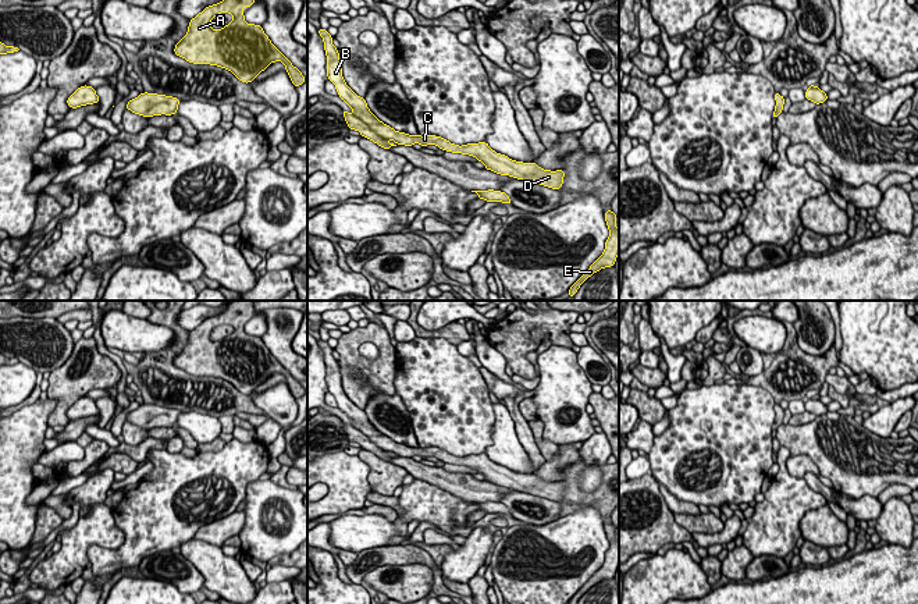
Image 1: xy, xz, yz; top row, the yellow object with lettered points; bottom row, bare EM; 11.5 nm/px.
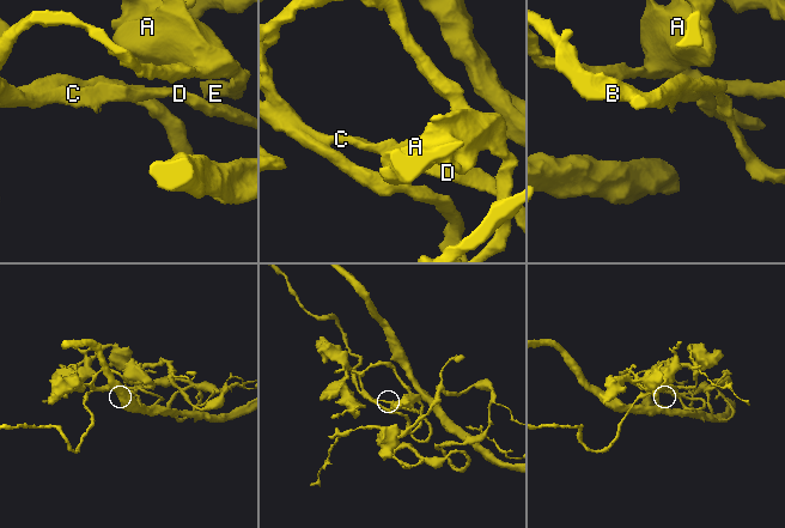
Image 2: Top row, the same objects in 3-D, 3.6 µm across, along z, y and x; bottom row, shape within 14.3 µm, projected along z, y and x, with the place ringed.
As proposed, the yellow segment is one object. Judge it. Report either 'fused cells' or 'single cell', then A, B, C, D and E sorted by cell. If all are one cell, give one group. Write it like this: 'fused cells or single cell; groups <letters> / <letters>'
single cell; groups A B C D E

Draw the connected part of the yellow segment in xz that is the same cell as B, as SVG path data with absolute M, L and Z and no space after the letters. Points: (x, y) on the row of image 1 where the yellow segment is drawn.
M323 28L319 29L319 35L324 42L328 81L335 85L338 96L353 110L352 114L342 110L342 116L345 117L349 129L359 131L363 138L373 141L387 150L396 145L413 146L414 143L419 143L424 148L427 145L435 145L445 152L473 156L485 166L485 170L491 170L497 174L540 184L556 191L562 188L563 177L566 174L563 170L551 171L538 167L534 161L523 163L512 160L508 156L492 150L485 141L459 146L441 136L409 135L395 131L384 124L370 111L366 100L357 96L346 85L342 77L338 49L332 45L332 36Z

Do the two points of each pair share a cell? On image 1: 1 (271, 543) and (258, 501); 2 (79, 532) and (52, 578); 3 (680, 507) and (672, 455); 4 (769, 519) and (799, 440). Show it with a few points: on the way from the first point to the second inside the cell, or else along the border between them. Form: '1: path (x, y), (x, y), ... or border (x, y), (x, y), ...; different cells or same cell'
1: path (262, 533), (258, 529), (258, 511); same cell
2: path (74, 543), (73, 557), (63, 567); same cell
3: border (658, 480), (671, 493), (697, 507); different cells
4: border (780, 446), (792, 455); different cells

